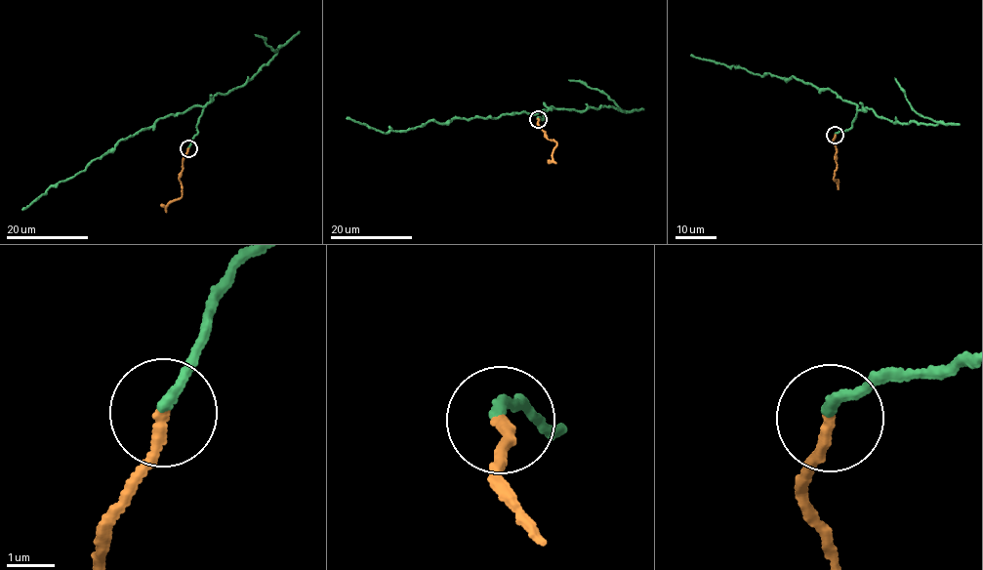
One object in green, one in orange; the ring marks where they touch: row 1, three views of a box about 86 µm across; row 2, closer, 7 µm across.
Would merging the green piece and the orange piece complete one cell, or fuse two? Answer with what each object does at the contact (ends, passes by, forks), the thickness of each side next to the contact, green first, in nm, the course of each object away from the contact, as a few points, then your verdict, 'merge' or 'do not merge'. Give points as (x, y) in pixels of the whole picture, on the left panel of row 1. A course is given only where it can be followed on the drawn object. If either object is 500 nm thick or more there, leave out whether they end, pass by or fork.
green ends there; orange ends there; 220 nm thick on the green side, 200 nm on the other; green runs (187, 148), (197, 132), (199, 105), (155, 120), (118, 141), (85, 170), (48, 187), (21, 209); orange runs (187, 148), (179, 177), (182, 197), (169, 203), (166, 211); merge

